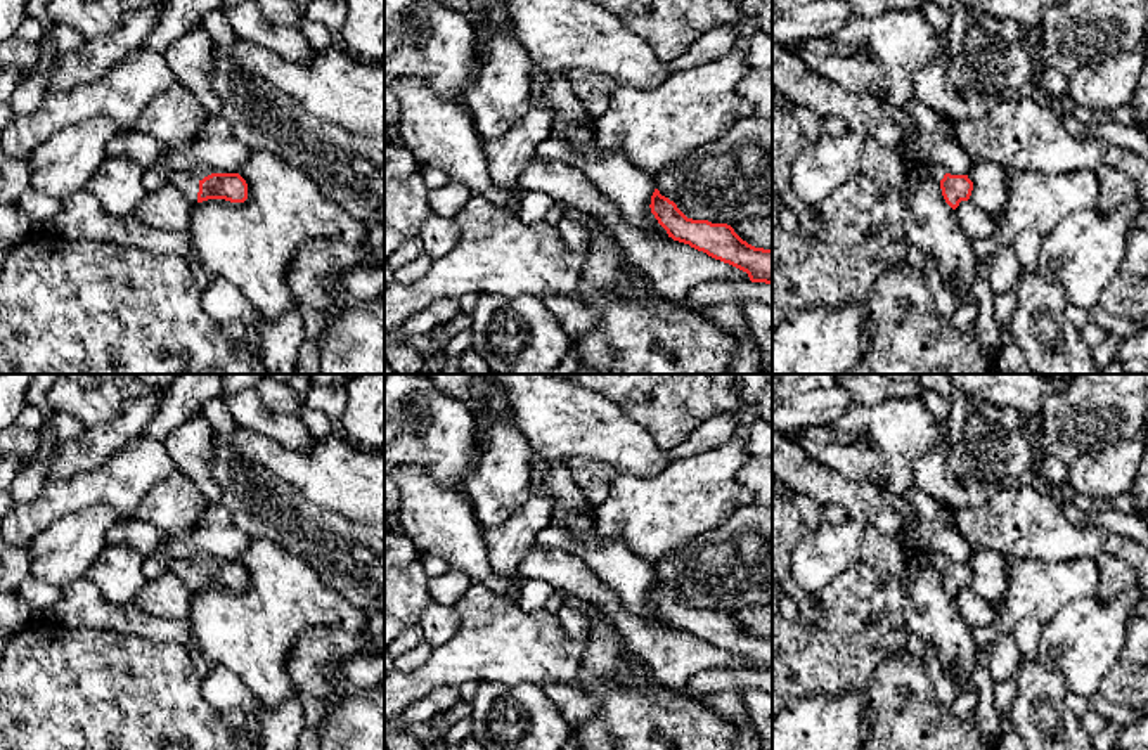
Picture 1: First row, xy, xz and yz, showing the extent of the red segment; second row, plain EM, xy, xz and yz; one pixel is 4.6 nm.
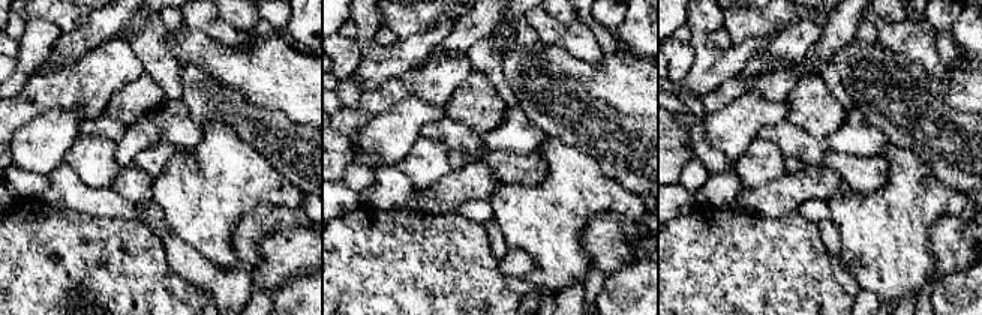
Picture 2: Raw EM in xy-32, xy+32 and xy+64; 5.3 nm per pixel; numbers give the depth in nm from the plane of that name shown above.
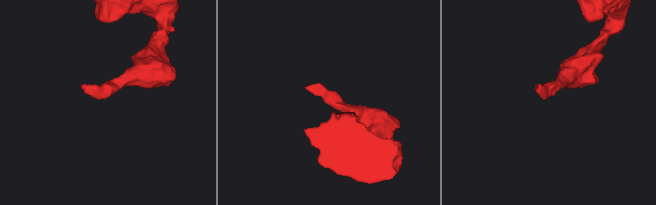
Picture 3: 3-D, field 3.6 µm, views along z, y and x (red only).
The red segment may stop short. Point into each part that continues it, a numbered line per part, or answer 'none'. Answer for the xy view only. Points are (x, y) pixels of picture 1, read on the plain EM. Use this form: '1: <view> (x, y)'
1: xy (187, 570)

